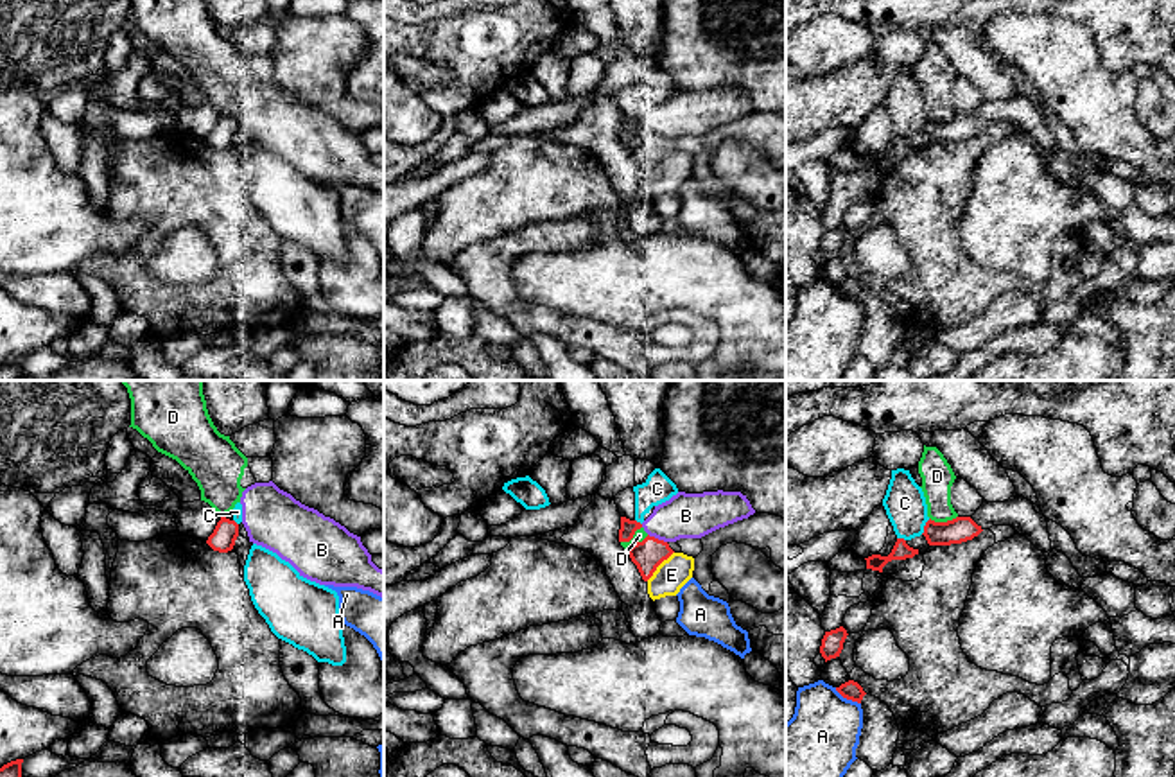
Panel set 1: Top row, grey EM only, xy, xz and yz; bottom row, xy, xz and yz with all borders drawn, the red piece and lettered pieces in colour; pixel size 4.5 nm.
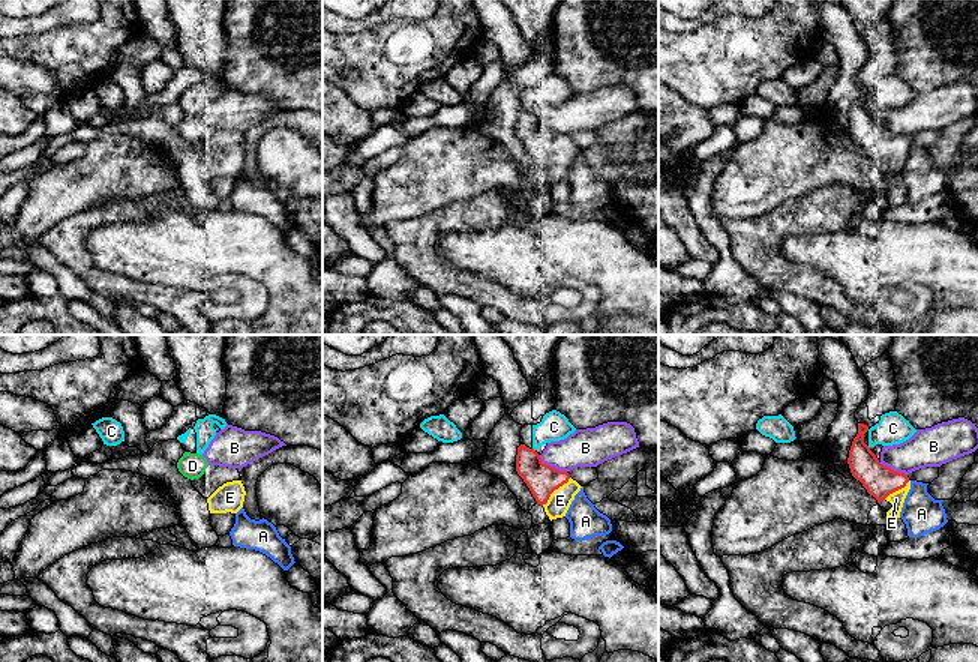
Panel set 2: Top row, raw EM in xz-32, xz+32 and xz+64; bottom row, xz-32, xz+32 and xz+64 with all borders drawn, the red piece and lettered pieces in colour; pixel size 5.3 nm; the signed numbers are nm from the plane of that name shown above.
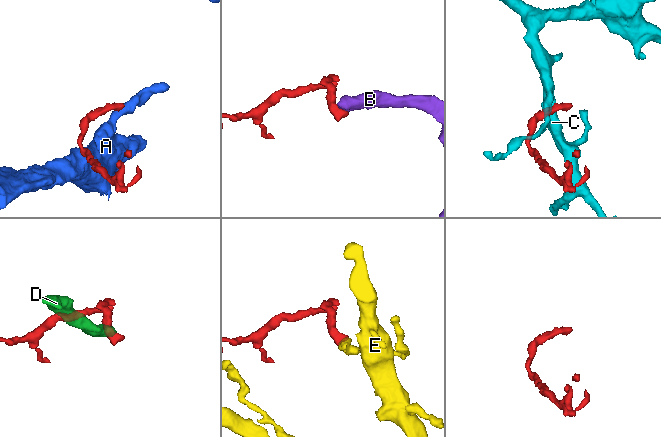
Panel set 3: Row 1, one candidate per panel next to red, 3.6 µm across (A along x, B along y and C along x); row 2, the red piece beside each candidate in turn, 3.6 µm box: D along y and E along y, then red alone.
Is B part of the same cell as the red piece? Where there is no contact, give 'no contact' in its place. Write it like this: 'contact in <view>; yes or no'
contact in xz; no

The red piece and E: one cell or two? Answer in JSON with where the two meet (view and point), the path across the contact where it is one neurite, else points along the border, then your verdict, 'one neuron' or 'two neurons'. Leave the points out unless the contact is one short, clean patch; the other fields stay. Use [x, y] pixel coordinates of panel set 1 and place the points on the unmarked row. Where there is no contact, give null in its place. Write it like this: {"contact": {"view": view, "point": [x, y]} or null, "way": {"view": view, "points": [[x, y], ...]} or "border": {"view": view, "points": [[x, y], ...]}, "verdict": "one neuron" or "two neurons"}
{"contact": {"view": "xz", "point": [659, 162]}, "verdict": "one neuron"}

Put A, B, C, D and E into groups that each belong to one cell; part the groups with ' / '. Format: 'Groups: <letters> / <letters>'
Groups: A / B D / C / E

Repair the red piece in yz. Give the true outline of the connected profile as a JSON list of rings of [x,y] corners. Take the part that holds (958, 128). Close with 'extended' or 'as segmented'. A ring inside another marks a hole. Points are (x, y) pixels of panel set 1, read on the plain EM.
[[[956,115],[947,120],[935,120],[929,117],[922,133],[929,144],[951,144],[972,138],[981,129],[981,124],[978,124],[970,115]]] | as segmented

